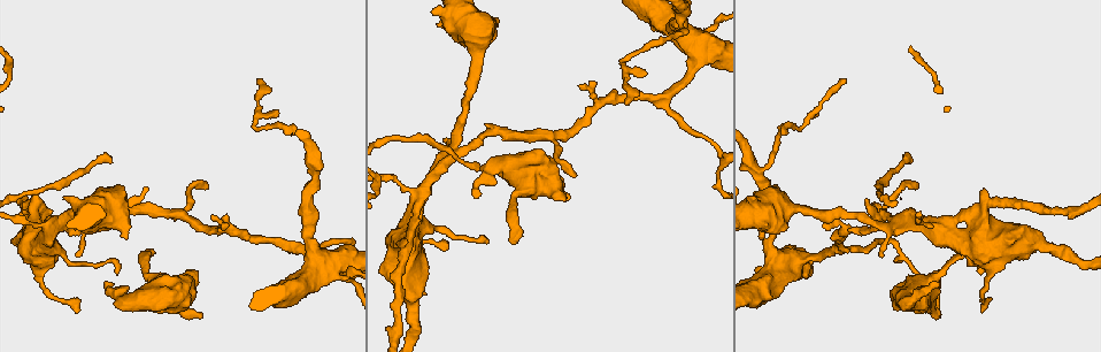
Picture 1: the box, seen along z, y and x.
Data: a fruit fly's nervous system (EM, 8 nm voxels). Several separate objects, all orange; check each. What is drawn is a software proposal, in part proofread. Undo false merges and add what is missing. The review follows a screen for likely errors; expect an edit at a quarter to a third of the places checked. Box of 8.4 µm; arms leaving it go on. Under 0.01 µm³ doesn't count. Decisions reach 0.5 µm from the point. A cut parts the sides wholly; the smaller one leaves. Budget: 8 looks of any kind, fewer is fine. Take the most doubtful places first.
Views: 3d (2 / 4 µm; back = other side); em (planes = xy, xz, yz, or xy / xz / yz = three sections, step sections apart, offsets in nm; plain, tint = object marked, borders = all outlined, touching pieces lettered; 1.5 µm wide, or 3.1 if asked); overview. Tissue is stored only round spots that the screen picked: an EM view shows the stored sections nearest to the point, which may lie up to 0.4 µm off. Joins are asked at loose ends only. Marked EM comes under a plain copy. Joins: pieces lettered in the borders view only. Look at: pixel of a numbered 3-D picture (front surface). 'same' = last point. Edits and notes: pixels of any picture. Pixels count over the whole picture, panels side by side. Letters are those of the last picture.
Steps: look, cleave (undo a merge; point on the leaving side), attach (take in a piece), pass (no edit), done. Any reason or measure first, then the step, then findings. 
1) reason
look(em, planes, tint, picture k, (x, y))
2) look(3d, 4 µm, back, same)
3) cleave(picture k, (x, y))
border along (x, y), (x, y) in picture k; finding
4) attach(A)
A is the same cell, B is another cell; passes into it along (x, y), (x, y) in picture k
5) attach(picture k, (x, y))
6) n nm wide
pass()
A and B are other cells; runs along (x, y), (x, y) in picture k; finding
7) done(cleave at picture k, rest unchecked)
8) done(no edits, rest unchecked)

look(em, xy, step 8, tint, picture 1, (936, 225))

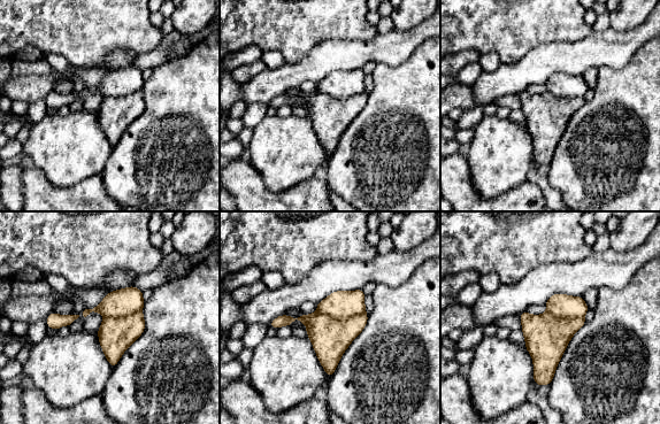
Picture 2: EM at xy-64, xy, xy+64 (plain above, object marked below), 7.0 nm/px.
another direction
look(em, xz, step 8, borders, same)

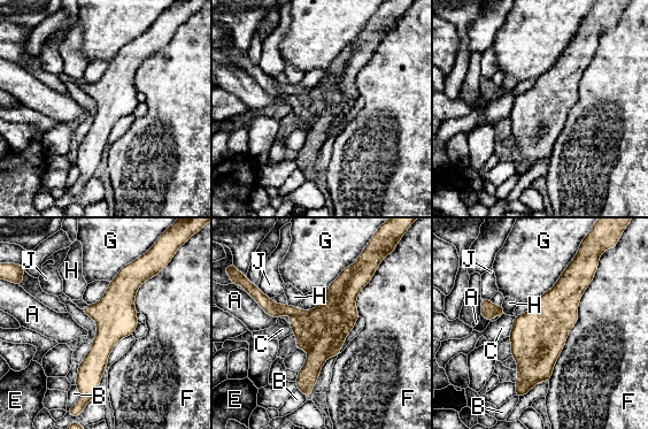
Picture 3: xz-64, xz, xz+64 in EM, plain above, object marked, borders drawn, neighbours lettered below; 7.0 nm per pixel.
280 nm wide; F touches over 850 nm
cleave(picture 3, (331, 314))
A, B, C, E, F, G, H and J are other cells; a second cell is stuck on

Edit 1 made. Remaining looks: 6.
look(overview)

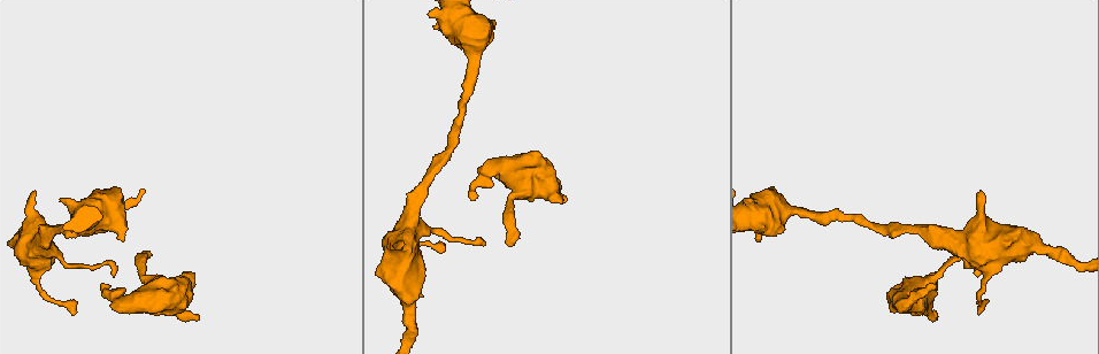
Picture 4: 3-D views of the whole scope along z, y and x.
tapers out
look(3d, 4 µm, picture 4, (510, 245))

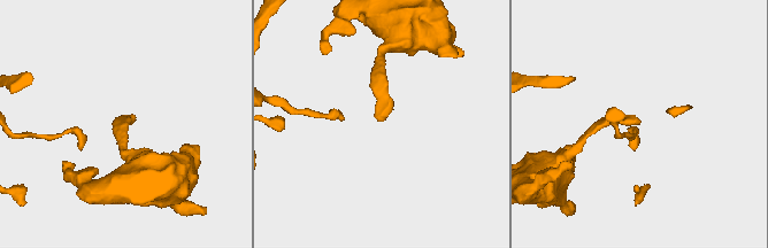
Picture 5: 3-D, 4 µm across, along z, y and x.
shape alone is not enough
look(em, xz, step 8, tint, picture 5, (640, 121))

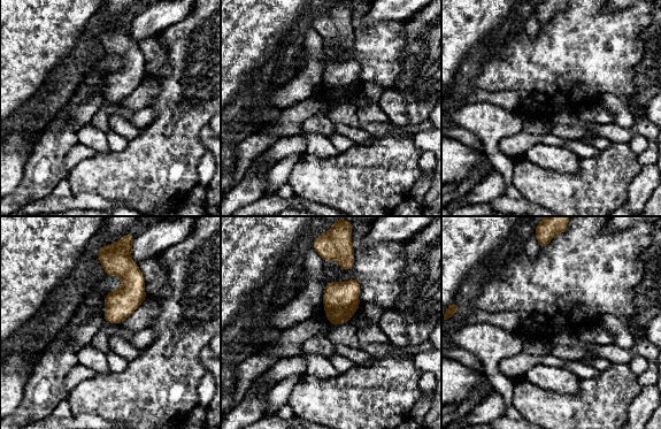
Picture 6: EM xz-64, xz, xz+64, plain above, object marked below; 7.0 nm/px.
another direction
look(em, planes, borders, same)

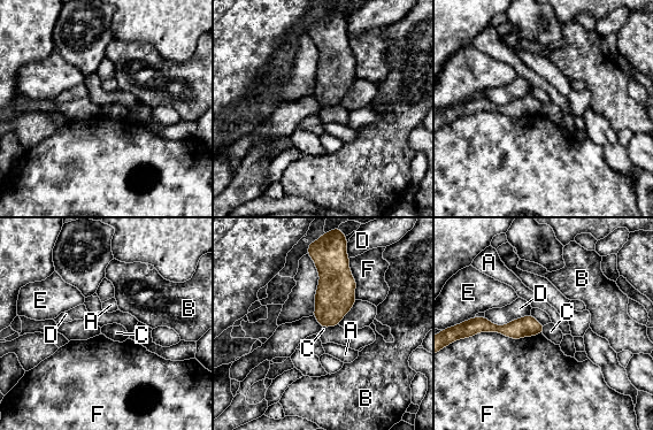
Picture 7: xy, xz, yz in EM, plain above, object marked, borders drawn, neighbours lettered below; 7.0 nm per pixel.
pass()
A, B, C, D, E and F are other cells; runs along (475, 322), (499, 329), (539, 330) in picture 7; none of them fits

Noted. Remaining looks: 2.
an open end
look(em, planes, borders, picture 4, (934, 319))

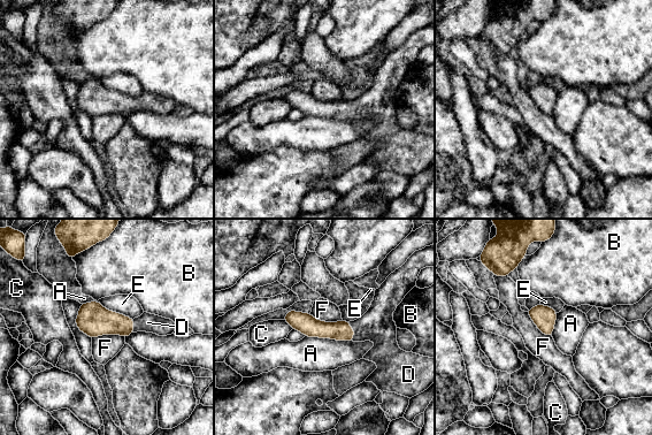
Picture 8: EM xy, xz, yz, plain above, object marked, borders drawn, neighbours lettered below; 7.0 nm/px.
attach(D)
D is the same cell, A, B, C, E and F are other cells; the cell continues

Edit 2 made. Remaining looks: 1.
done(cleave at picture 3, attach at picture 8, rest unchecked)

